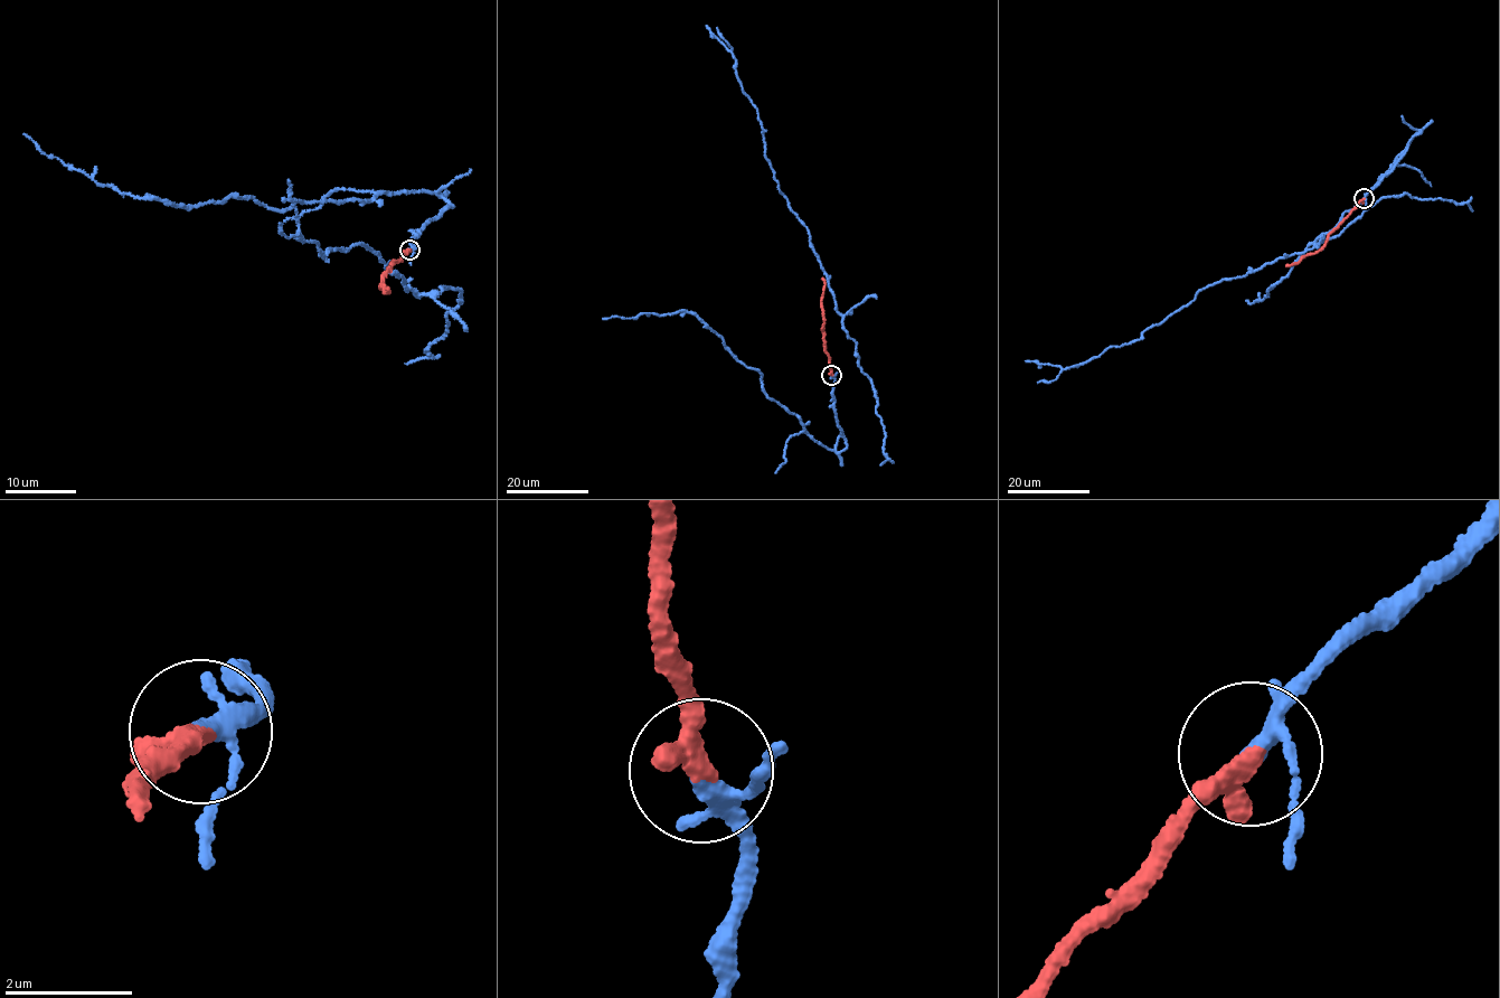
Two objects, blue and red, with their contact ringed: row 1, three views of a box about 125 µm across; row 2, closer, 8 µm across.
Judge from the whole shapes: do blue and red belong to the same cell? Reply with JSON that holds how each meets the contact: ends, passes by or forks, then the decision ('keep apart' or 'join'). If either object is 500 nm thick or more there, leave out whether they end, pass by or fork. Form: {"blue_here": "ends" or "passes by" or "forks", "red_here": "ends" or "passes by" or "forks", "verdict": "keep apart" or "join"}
{"blue_here": "forks", "red_here": "ends", "verdict": "join"}

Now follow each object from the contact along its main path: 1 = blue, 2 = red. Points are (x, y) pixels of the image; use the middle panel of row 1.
1: (831, 374), (846, 441), (838, 452), (767, 397), (760, 373), (737, 360), (696, 316), (602, 319)
2: (831, 374), (822, 331), (824, 285), (821, 279)

